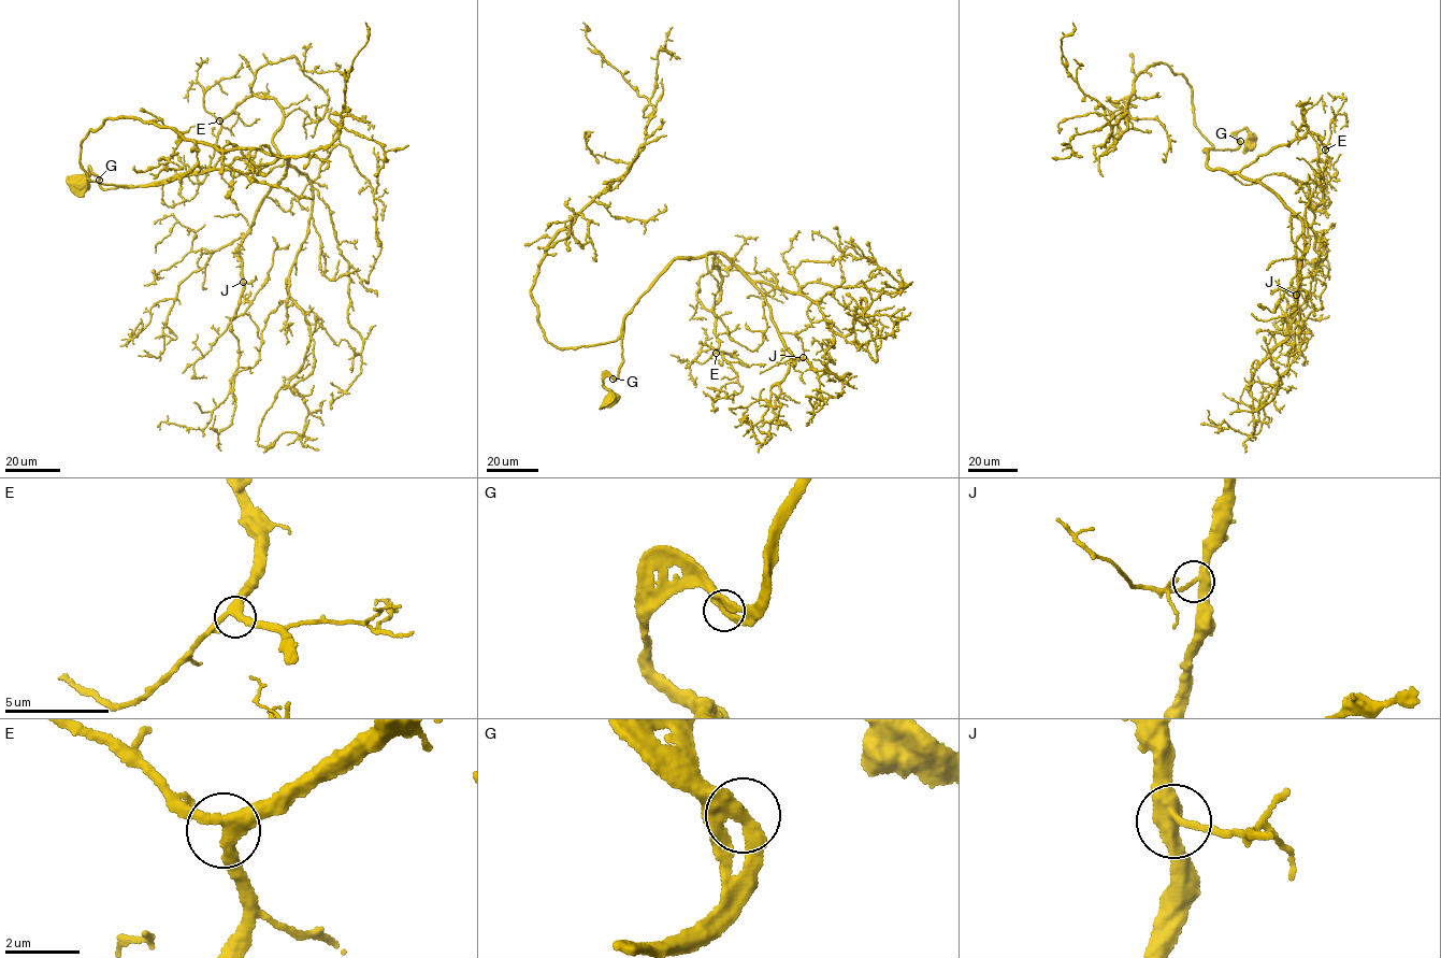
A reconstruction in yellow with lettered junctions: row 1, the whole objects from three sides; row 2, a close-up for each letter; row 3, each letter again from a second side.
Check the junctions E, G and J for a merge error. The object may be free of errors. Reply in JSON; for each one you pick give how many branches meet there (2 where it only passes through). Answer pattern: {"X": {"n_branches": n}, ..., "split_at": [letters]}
{"split_at": []}

